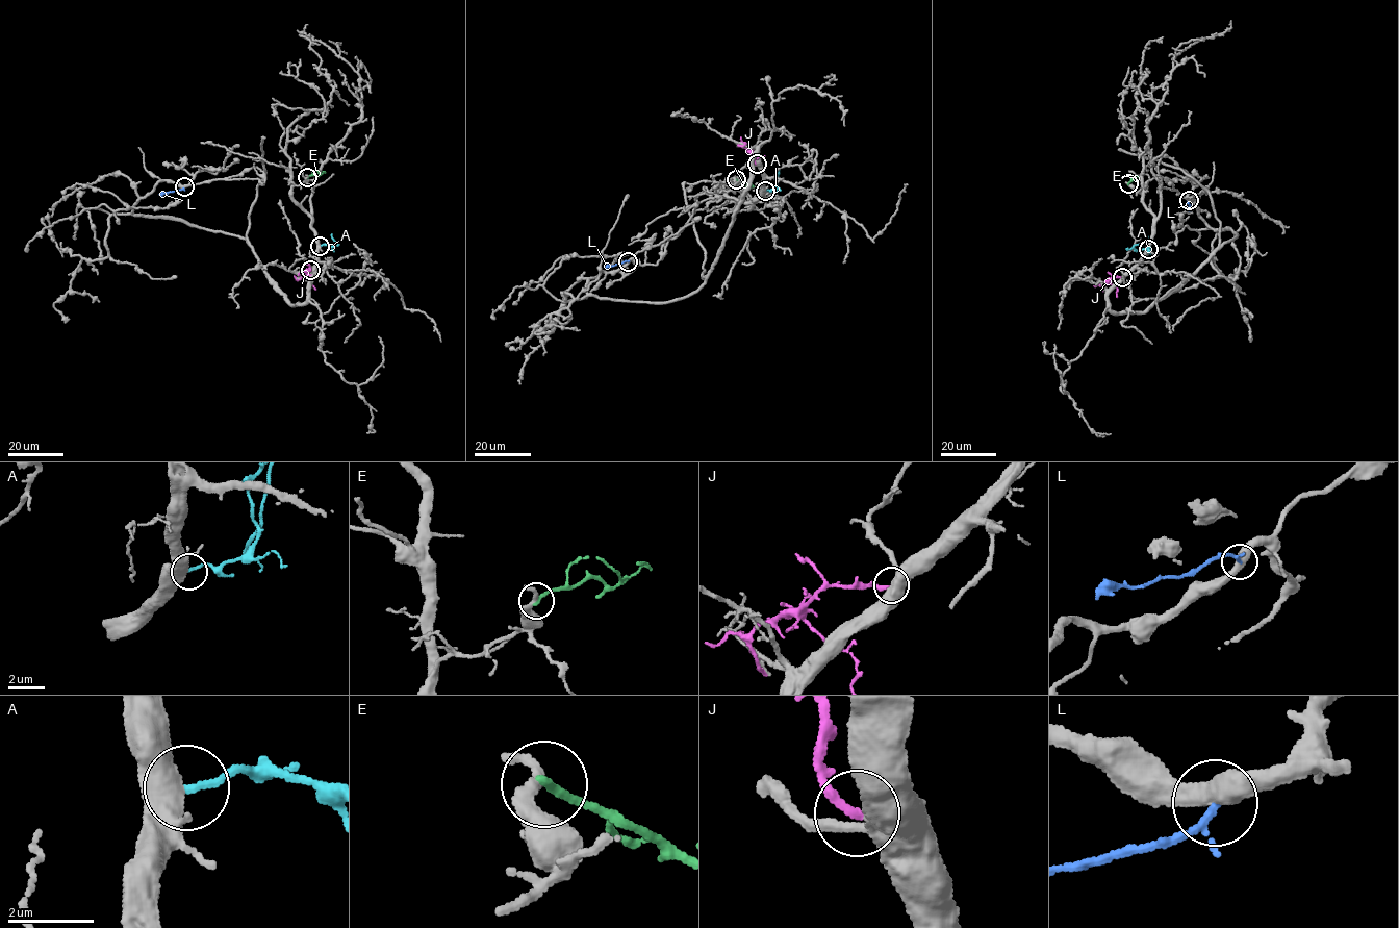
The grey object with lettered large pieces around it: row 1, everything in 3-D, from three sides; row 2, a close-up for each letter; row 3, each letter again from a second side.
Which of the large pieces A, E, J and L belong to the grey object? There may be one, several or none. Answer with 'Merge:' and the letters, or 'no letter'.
Merge: A

